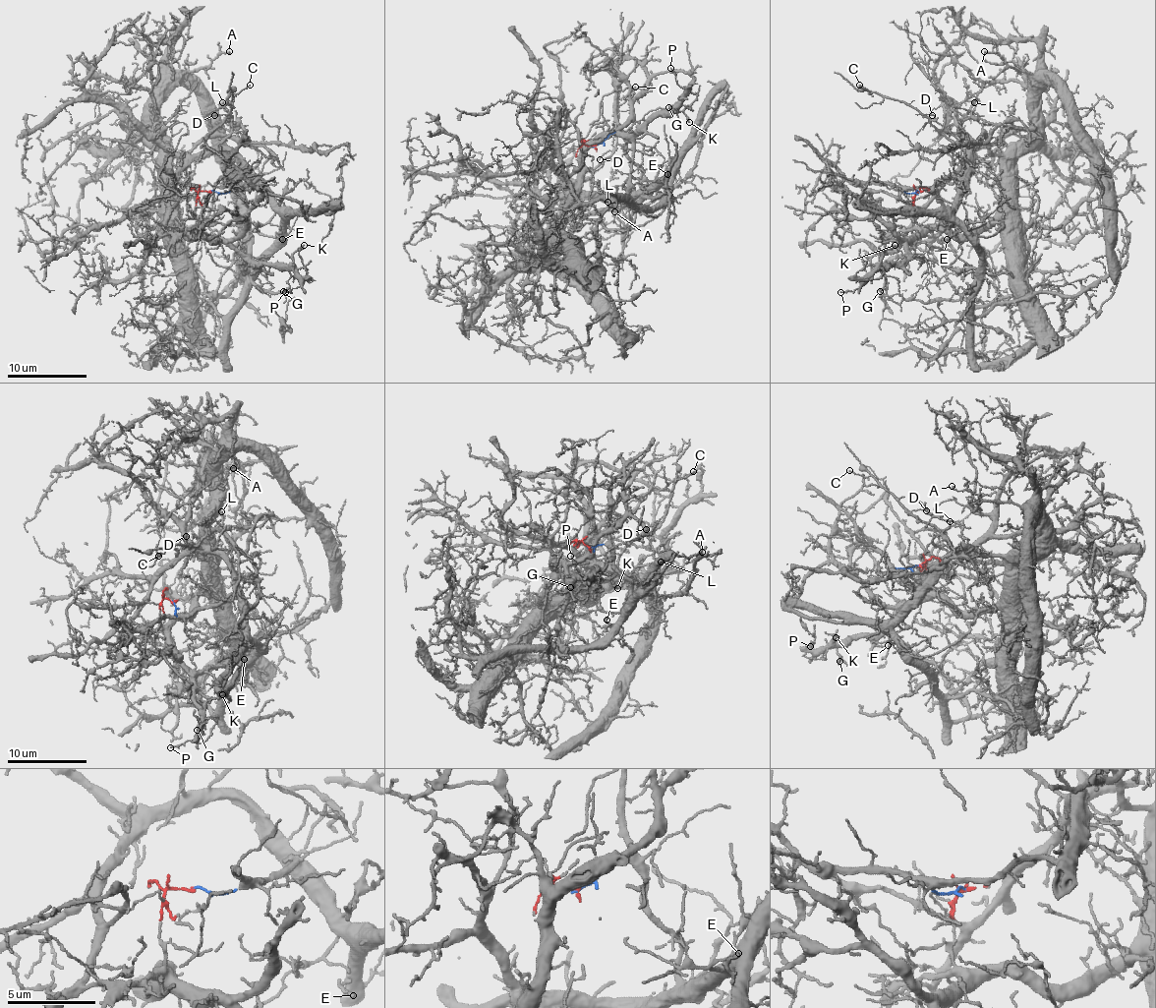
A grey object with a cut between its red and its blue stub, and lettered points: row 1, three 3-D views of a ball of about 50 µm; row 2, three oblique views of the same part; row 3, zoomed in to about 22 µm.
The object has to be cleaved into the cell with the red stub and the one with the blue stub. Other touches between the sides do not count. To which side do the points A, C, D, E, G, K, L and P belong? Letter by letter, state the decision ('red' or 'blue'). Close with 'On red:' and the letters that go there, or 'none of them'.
A: red
C: blue
D: blue
E: blue
G: red
K: red
L: blue
P: red
On red: A, G, K, P

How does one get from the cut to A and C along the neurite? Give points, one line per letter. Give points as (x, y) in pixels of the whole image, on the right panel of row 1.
A: (918, 191), (912, 203), (916, 226), (970, 234), (996, 212), (1002, 159), (1031, 128), (1033, 76), (984, 50)
C: (918, 191), (904, 191), (960, 177), (968, 149), (916, 109), (871, 93), (859, 84)

